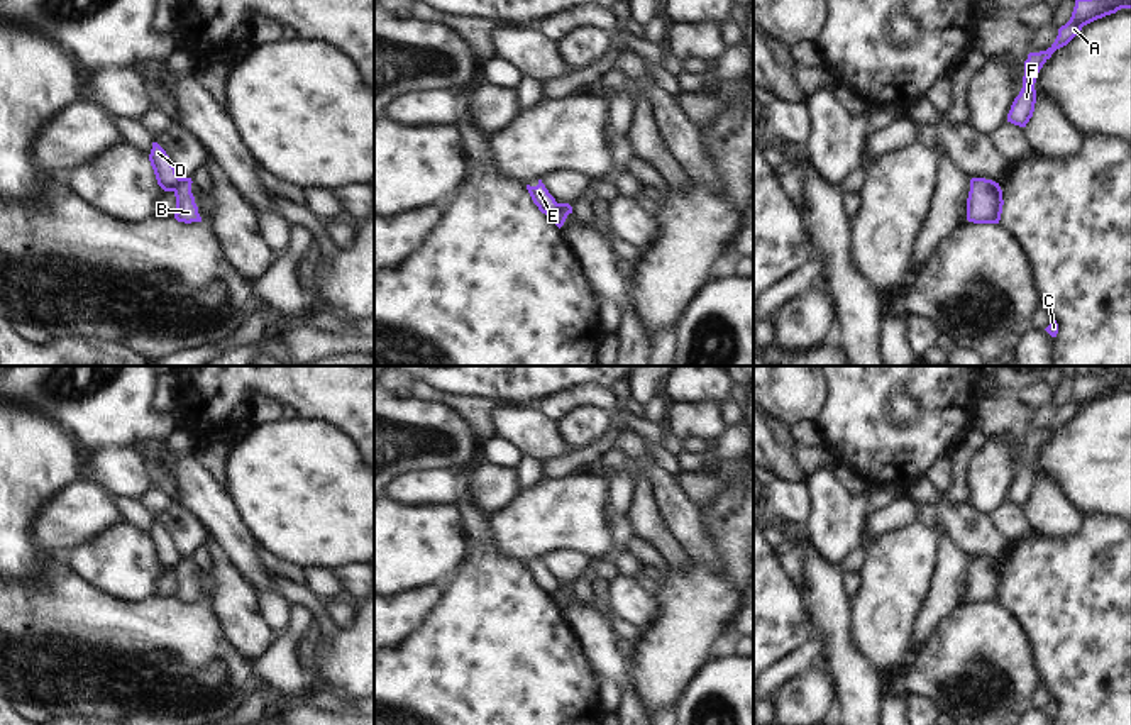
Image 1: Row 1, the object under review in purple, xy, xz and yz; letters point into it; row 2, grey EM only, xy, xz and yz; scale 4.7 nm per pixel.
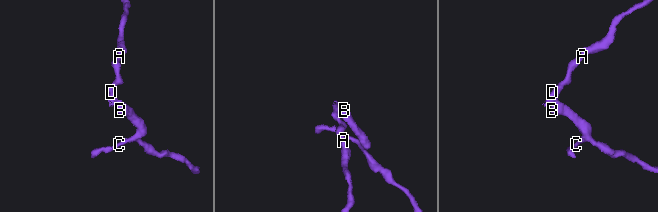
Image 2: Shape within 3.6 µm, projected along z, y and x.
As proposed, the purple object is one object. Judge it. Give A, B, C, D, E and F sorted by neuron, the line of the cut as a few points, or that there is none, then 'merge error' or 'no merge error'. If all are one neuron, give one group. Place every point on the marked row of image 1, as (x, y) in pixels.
A D E F / B C | xz (561, 204), (551, 217) | merge error

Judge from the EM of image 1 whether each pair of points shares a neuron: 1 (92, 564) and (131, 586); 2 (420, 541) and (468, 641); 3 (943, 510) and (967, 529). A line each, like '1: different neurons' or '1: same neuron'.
1: same neuron
2: different neurons
3: same neuron

